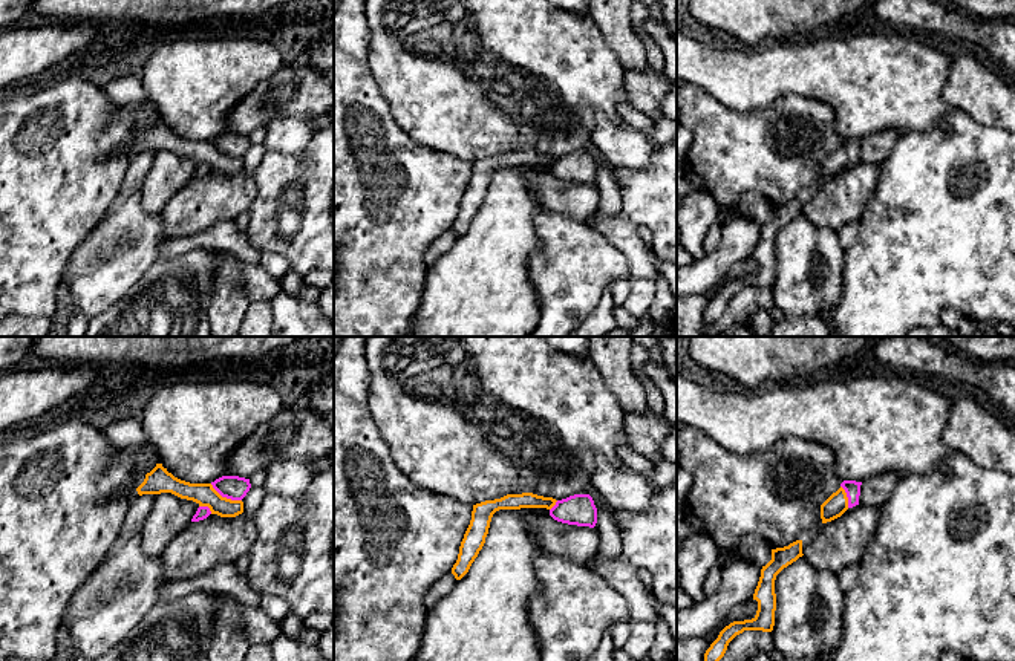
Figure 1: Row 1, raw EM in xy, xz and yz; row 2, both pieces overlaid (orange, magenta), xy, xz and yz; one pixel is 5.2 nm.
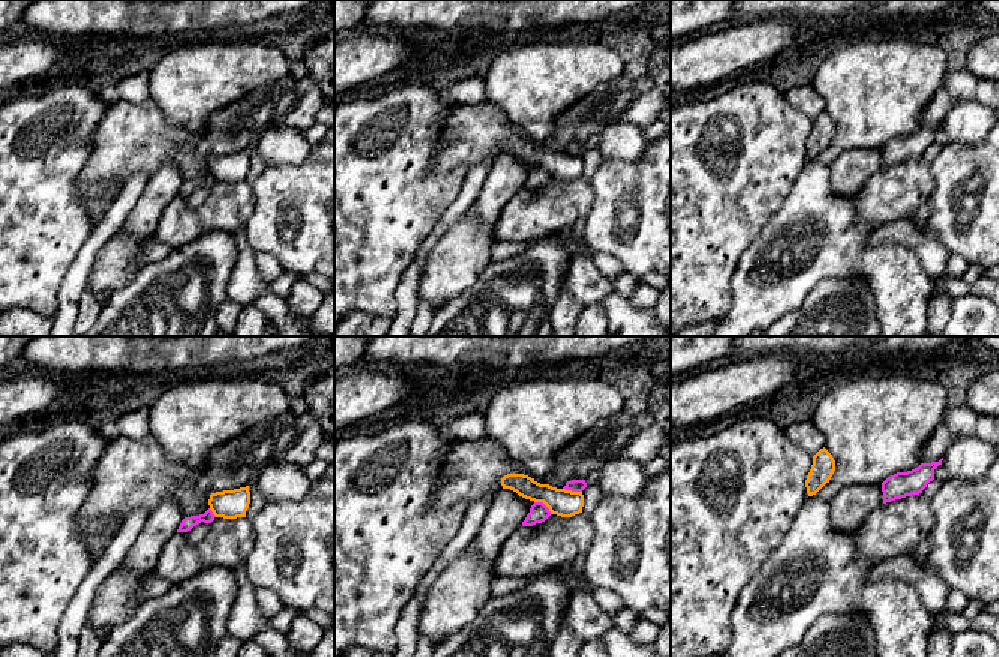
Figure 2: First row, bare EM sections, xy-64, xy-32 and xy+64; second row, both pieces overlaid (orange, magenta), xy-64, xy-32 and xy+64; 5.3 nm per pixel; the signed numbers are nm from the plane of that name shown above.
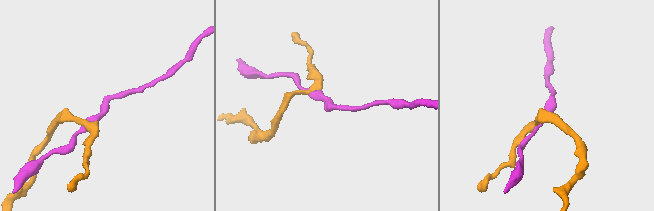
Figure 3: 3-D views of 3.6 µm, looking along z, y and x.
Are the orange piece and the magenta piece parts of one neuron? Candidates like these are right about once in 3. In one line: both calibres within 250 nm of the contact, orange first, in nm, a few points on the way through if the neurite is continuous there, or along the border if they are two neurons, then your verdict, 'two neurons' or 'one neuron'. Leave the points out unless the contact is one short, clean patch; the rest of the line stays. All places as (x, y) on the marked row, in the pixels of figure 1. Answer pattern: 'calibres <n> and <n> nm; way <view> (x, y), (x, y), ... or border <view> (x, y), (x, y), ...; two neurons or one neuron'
calibres 120 and 130 nm; border xy (210, 484), (222, 496), (241, 501); two neurons

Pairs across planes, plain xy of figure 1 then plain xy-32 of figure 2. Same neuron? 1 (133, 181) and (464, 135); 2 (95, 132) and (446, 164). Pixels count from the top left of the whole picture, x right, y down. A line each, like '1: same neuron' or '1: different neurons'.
1: different neurons
2: different neurons

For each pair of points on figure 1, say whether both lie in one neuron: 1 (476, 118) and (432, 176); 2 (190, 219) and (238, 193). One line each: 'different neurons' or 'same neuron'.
1: different neurons
2: same neuron

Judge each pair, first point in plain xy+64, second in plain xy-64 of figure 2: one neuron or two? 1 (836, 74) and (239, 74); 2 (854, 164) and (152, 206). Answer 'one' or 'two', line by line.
1: one
2: one

